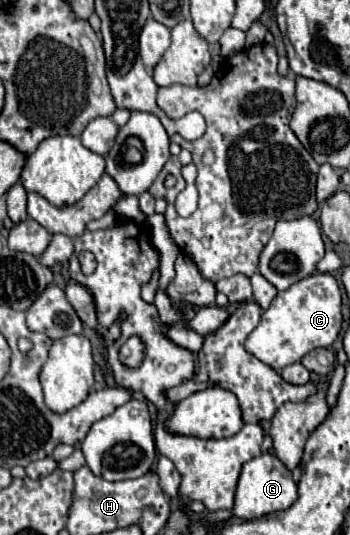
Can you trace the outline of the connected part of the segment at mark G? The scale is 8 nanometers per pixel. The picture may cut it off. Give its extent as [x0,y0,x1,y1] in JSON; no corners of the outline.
[233,453,297,519]

